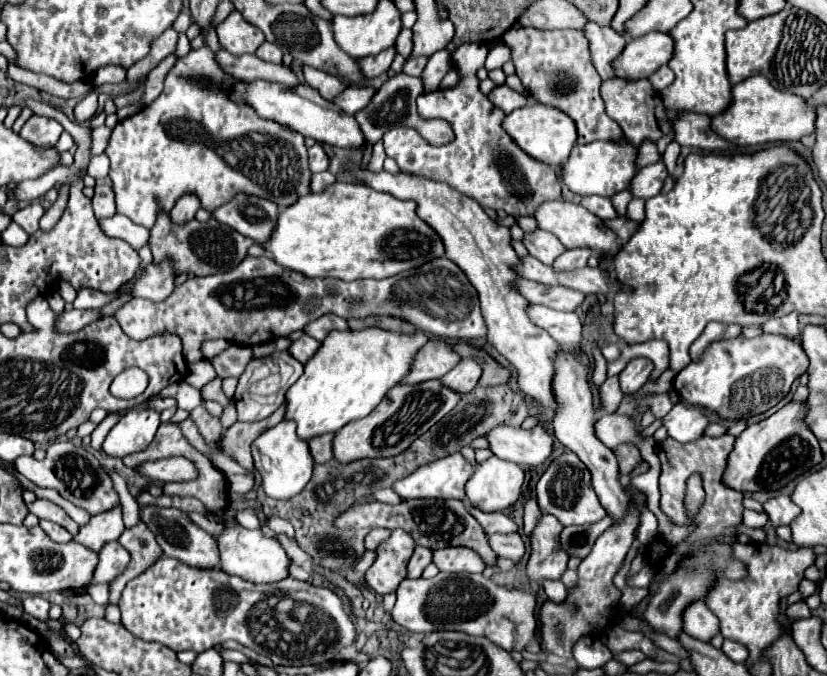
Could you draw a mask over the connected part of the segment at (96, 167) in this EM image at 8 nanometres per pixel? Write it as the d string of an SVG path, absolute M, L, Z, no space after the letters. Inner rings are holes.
M98 155L98 157L92 157L90 159L90 165L88 165L88 175L92 175L94 179L102 179L106 177L110 171L110 161L106 155Z

